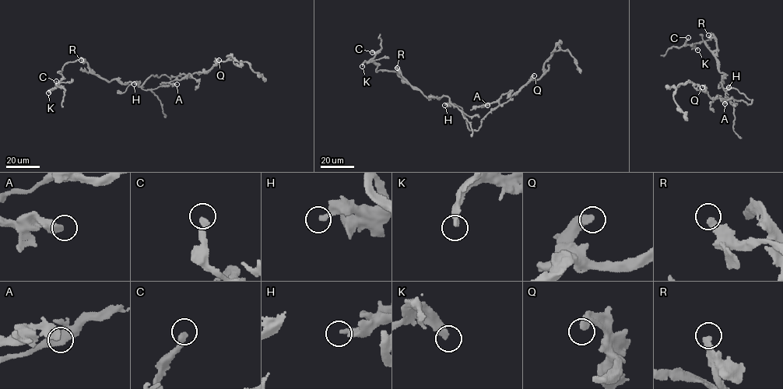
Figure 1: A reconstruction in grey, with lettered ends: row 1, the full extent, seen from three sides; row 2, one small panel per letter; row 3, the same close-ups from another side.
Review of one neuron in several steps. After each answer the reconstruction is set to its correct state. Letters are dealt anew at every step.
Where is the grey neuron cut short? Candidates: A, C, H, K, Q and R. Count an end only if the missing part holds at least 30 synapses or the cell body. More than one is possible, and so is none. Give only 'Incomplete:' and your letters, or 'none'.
Incomplete: C, K, R

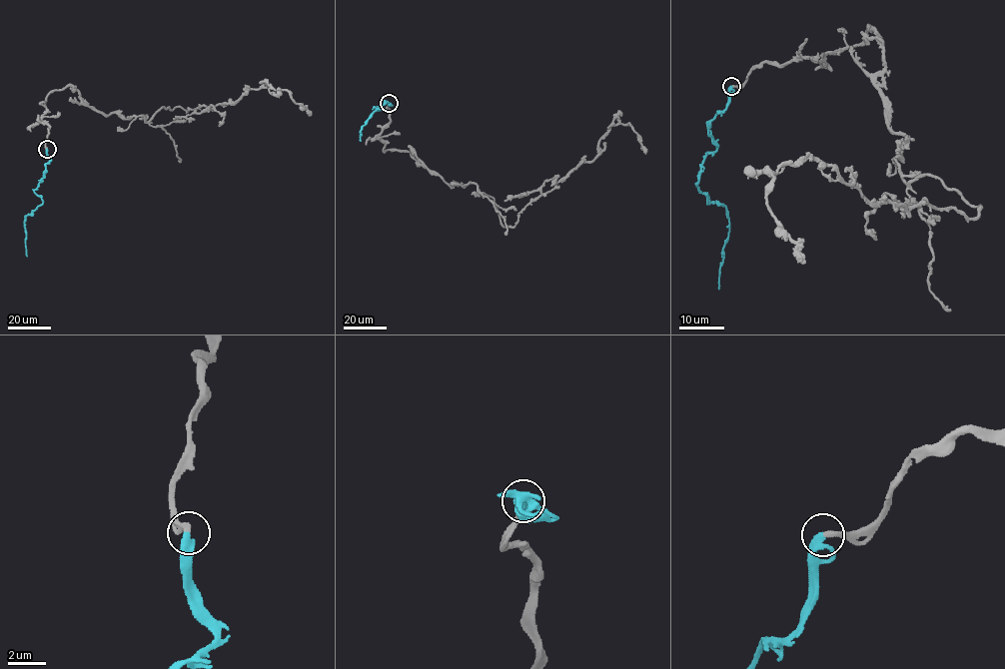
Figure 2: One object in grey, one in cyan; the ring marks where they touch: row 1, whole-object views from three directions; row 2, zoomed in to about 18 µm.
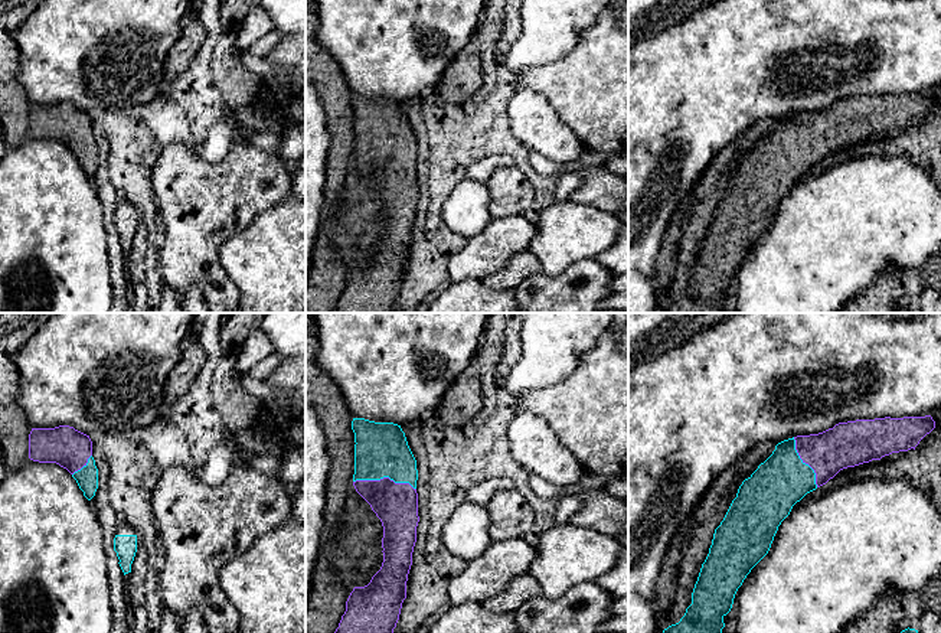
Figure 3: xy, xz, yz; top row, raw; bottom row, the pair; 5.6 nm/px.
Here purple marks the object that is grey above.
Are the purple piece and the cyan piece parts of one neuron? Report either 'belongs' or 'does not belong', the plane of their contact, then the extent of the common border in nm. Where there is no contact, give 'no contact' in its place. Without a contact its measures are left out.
belongs | xz | 360 nm

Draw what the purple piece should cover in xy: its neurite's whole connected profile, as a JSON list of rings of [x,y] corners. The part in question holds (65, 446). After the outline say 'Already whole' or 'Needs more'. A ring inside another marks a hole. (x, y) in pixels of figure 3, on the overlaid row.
[[[69,425],[32,428],[29,459],[39,463],[59,464],[72,474],[88,500],[95,496],[98,469],[92,457],[89,435]]]. Needs more

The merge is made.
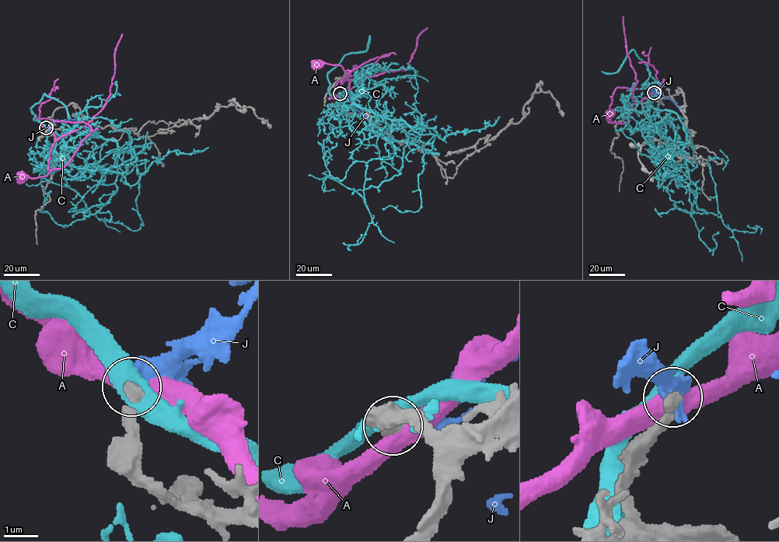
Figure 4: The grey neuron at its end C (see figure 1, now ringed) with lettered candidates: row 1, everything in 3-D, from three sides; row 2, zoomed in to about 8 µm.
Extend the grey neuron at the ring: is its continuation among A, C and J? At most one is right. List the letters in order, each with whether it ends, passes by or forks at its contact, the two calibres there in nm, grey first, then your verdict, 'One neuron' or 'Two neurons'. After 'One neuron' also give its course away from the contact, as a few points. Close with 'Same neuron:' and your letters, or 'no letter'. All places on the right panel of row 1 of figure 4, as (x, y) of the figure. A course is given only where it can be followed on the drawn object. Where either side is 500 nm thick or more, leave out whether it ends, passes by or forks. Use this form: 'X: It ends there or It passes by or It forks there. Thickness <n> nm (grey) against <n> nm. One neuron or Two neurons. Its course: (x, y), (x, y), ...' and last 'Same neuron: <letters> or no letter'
A: Thickness 340 nm (grey) against 500 nm. Two neurons
C: Thickness 360 nm (grey) against 500 nm. Two neurons
J: It ends there. Thickness 320 nm (grey) against 440 nm. Two neurons
Same neuron: no letter

